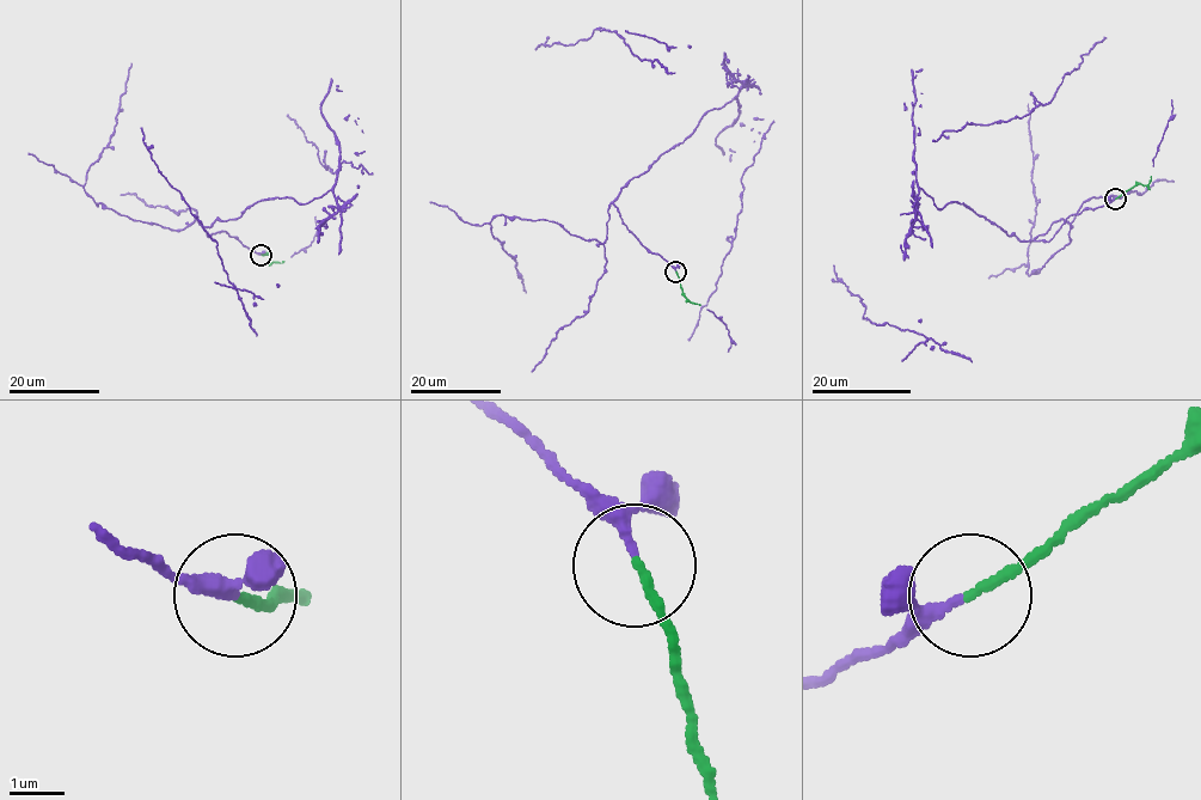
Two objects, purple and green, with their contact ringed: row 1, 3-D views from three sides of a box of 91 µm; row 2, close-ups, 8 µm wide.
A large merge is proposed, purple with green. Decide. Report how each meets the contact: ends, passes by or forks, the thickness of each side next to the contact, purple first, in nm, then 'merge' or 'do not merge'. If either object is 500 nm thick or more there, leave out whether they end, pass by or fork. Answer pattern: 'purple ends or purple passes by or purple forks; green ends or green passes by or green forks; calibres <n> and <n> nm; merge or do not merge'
purple passes by; green ends; calibres 150 and 170 nm; merge

